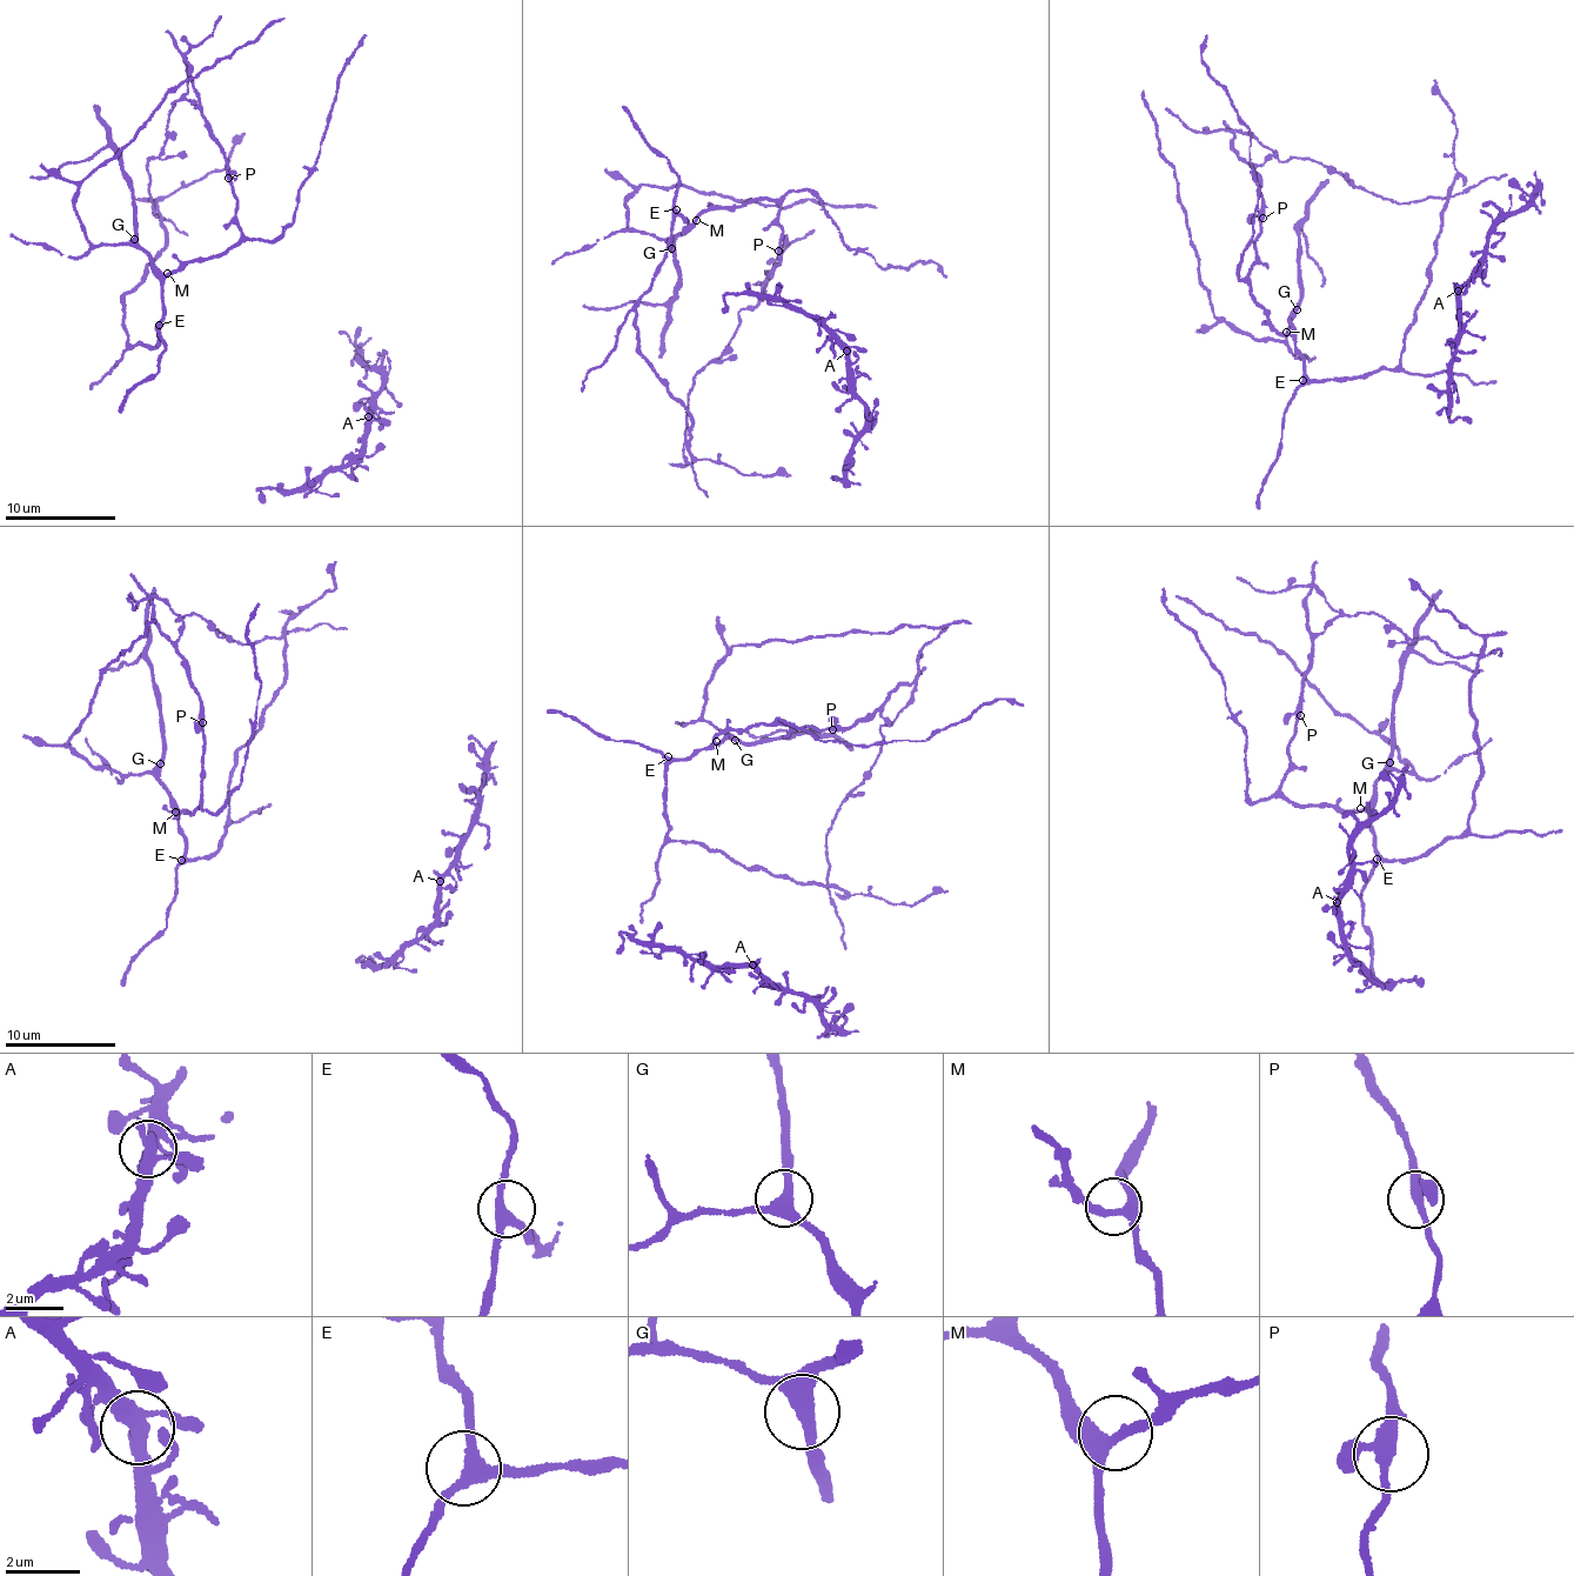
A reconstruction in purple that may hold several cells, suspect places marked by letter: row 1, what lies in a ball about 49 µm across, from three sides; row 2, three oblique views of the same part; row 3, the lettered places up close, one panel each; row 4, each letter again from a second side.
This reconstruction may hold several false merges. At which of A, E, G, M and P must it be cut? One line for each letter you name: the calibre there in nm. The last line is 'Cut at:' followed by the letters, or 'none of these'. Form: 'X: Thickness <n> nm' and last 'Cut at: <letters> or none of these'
Cut at: none of these

